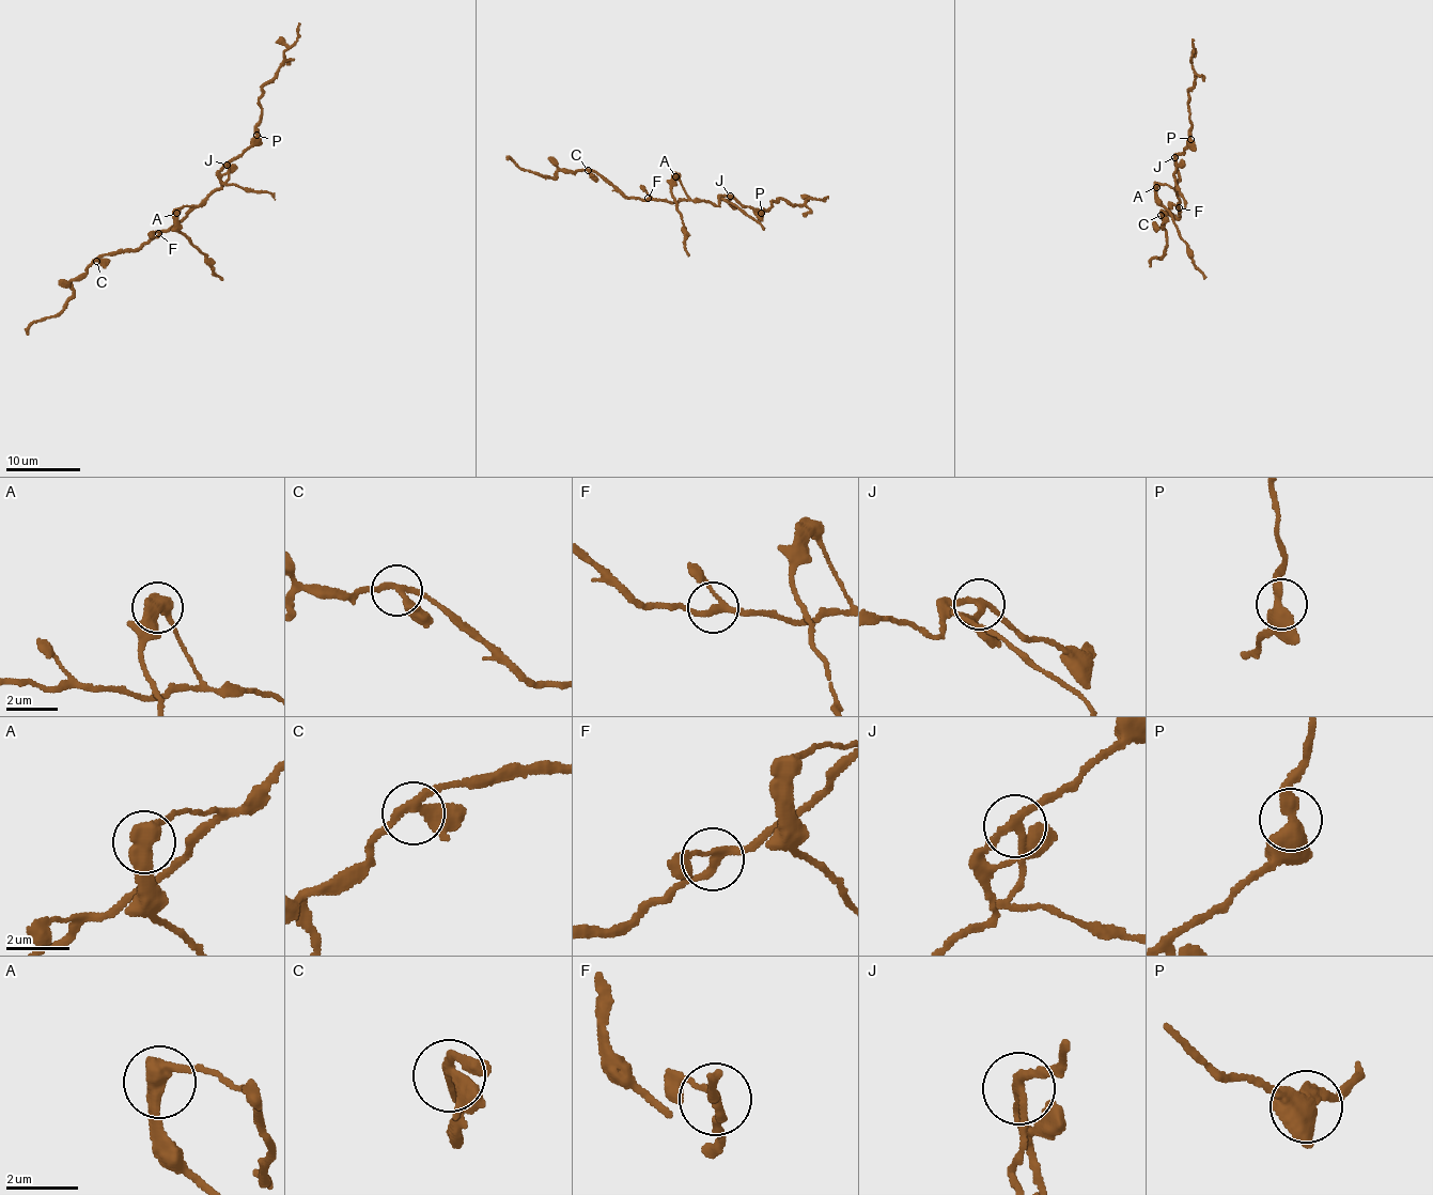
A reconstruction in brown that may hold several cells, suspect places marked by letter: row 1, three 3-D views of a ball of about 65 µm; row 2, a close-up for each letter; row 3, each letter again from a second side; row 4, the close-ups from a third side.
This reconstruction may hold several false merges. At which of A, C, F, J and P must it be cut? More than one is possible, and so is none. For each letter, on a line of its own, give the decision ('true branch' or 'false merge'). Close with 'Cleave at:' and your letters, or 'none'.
A: false merge
C: true branch
F: true branch
J: false merge
P: true branch
Cleave at: A, J

